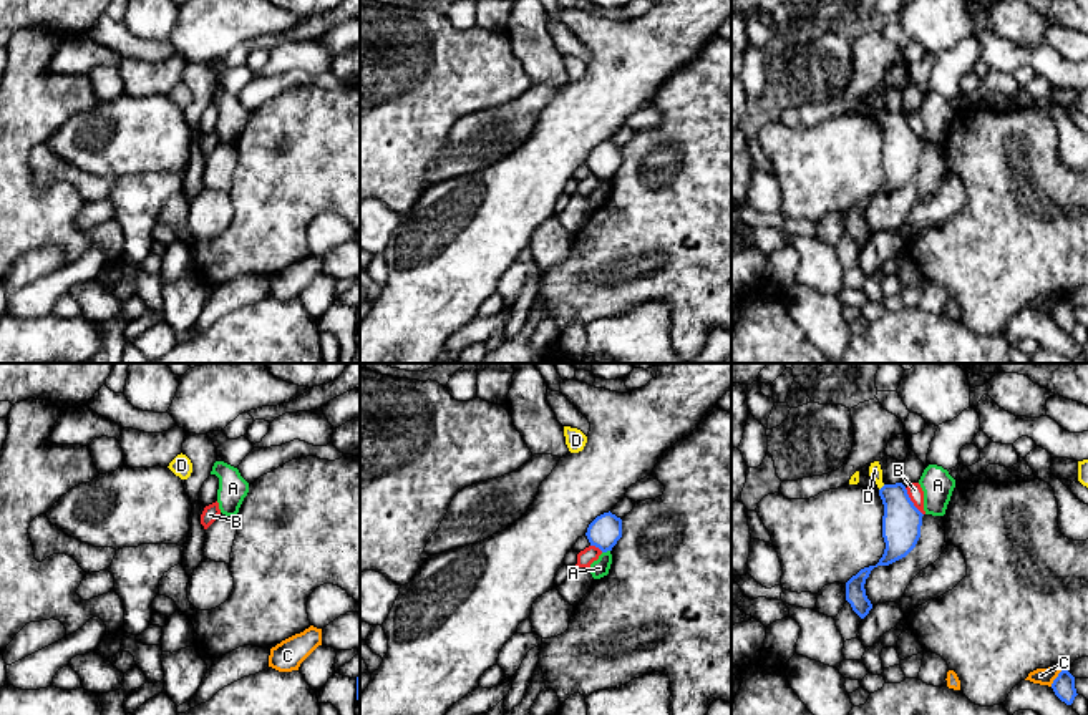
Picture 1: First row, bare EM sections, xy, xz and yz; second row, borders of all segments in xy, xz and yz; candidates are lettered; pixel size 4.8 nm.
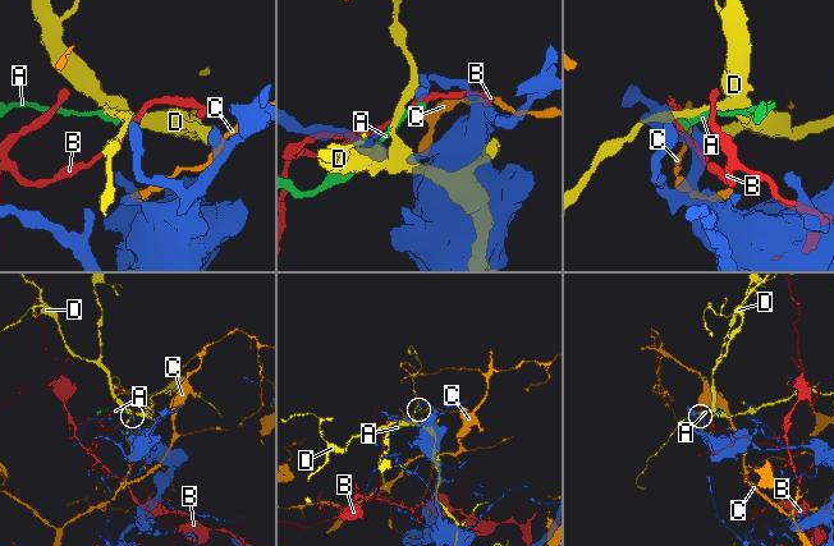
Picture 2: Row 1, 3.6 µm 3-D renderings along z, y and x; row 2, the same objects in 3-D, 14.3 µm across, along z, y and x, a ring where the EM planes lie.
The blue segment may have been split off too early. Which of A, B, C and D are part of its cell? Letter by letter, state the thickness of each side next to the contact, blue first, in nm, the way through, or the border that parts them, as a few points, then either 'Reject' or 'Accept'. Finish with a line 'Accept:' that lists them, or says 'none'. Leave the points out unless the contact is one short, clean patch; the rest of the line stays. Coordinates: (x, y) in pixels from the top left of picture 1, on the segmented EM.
A: Thickness 160 nm (blue) against 90 nm. Boundary: xz (609, 549), (602, 553). Reject
B: Thickness 190 nm (blue) against 70 nm. Reject
C: Thickness 110 nm (blue) against 80 nm. Reject
D: Thickness 190 nm (blue) against 60 nm. Boundary: yz (884, 485), (879, 490). Reject
Accept: none

